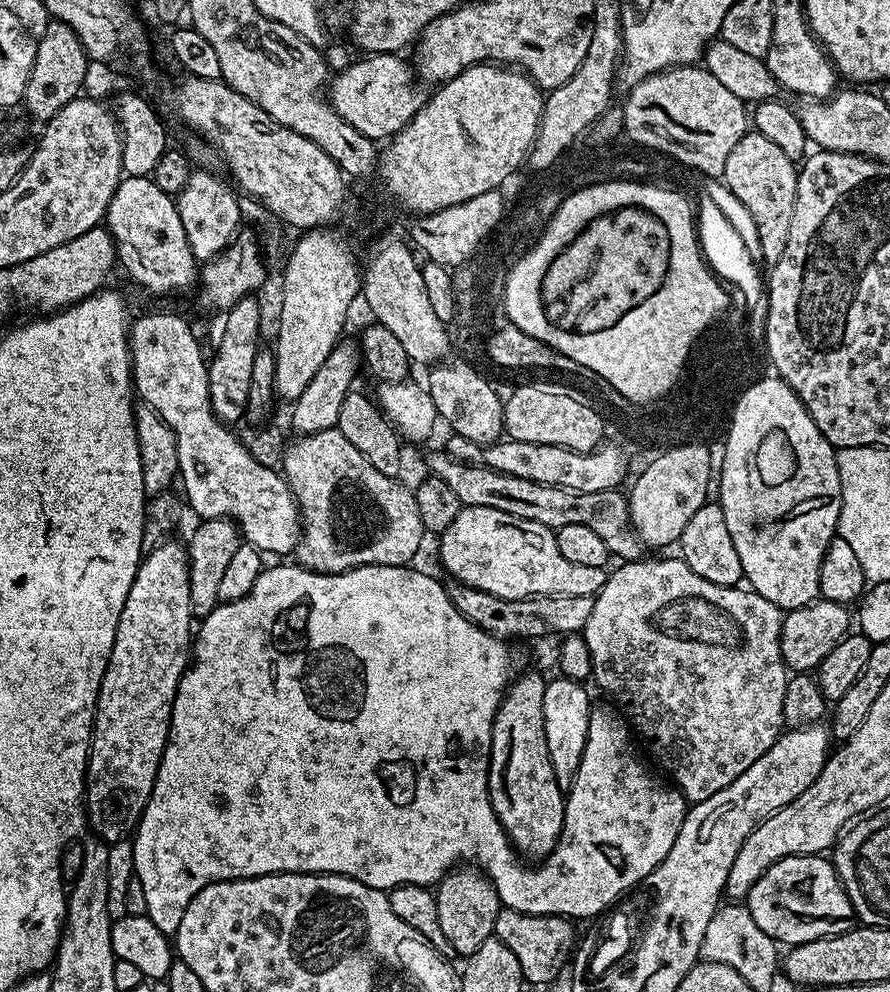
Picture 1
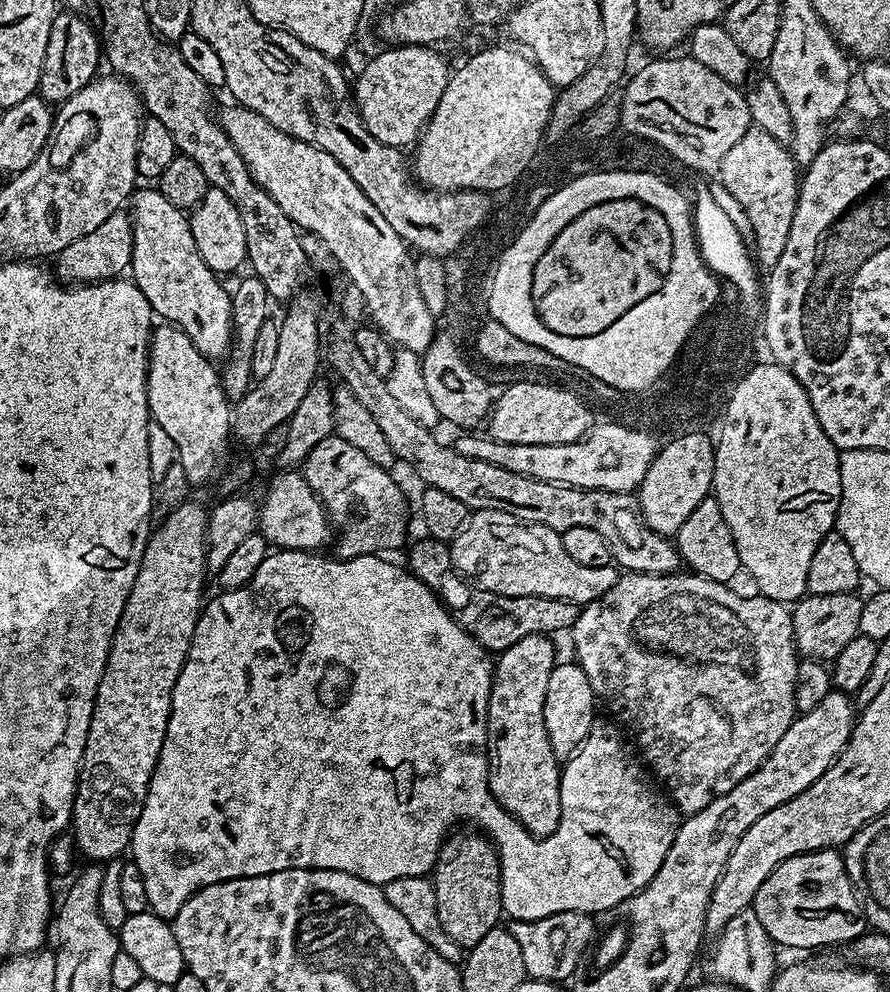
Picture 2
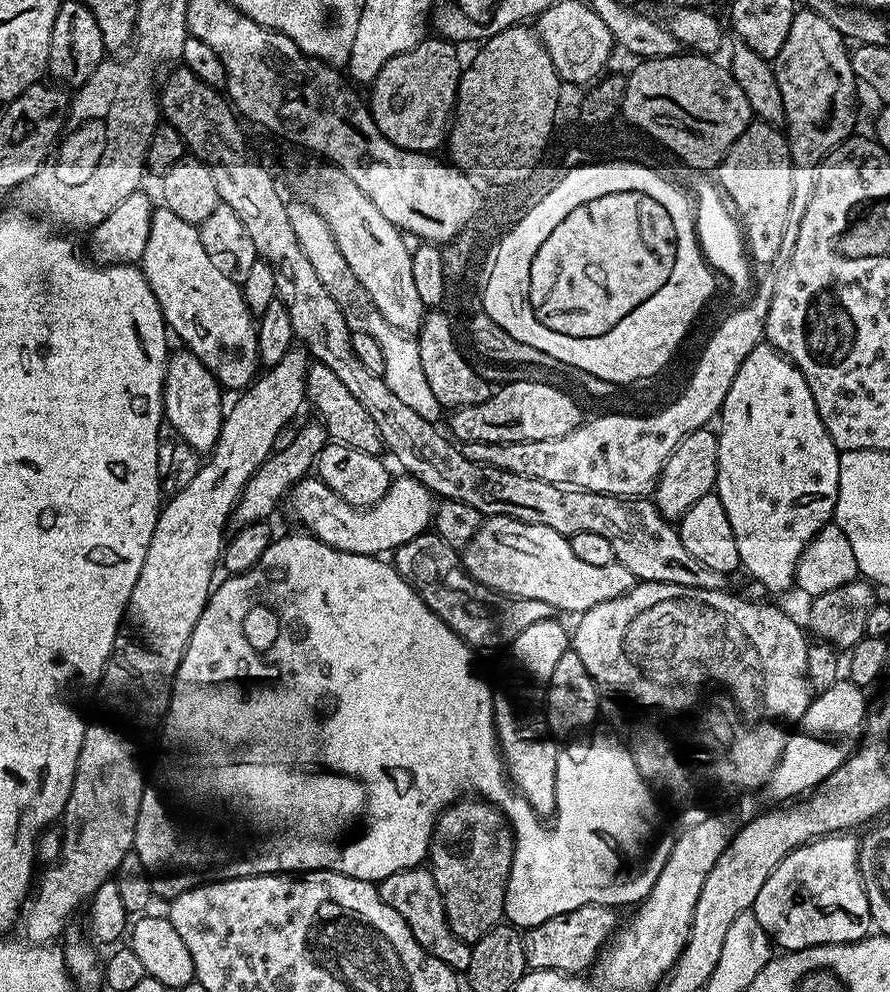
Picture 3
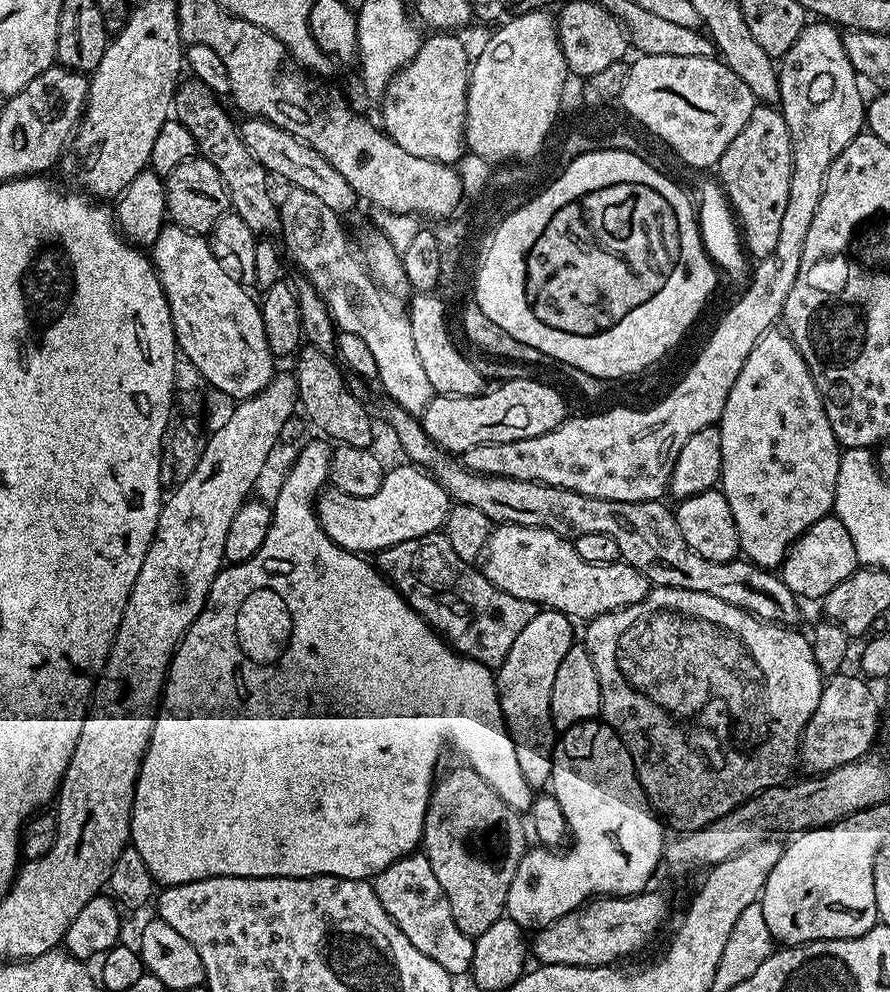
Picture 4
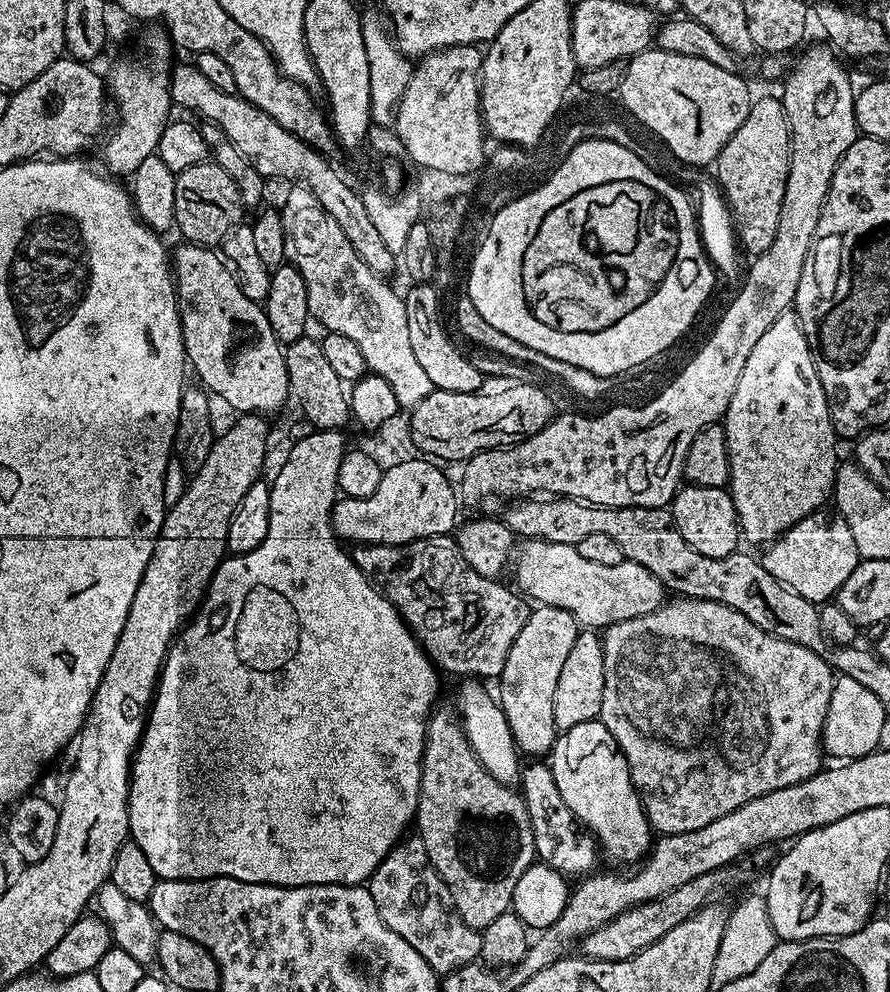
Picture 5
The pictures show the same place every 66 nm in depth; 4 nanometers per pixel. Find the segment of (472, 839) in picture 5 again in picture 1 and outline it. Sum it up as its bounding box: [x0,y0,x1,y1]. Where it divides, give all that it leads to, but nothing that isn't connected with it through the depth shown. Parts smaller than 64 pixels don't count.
[434,866,502,958]

